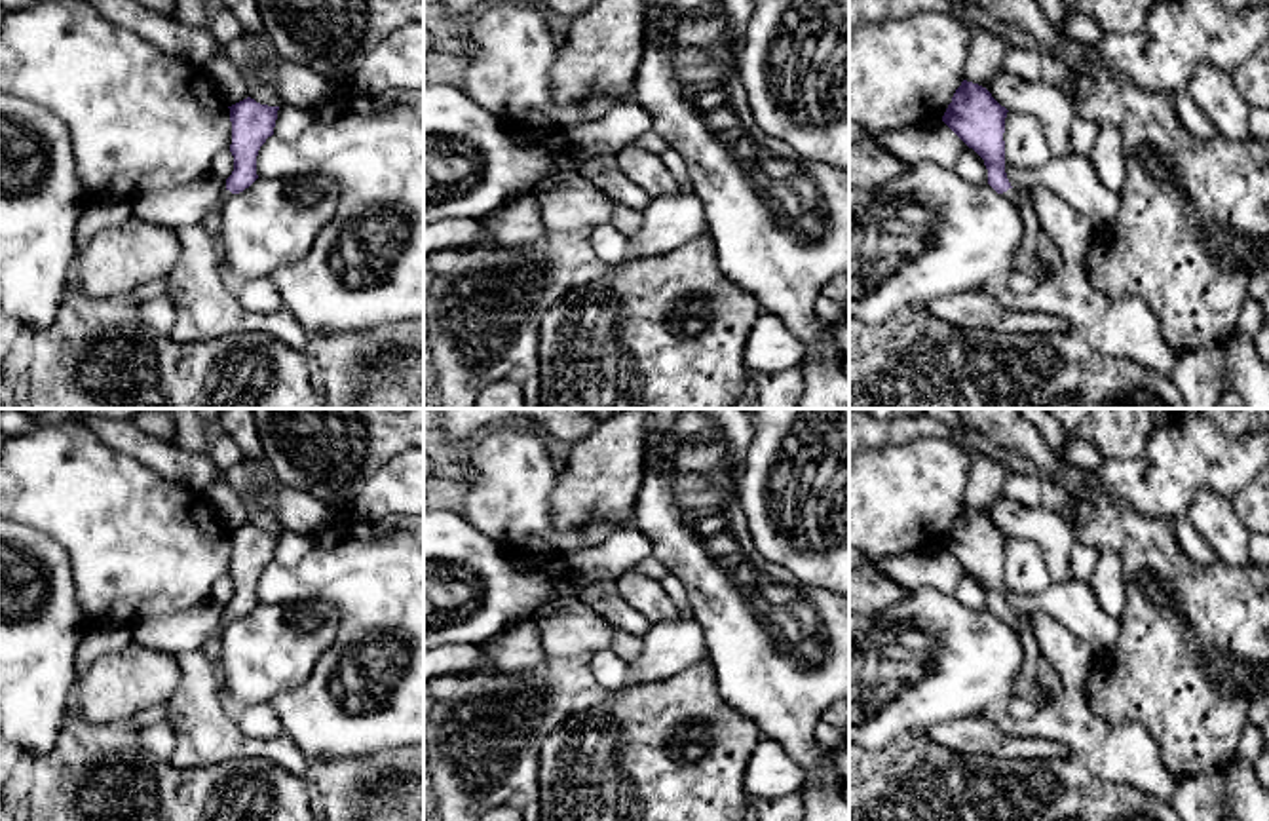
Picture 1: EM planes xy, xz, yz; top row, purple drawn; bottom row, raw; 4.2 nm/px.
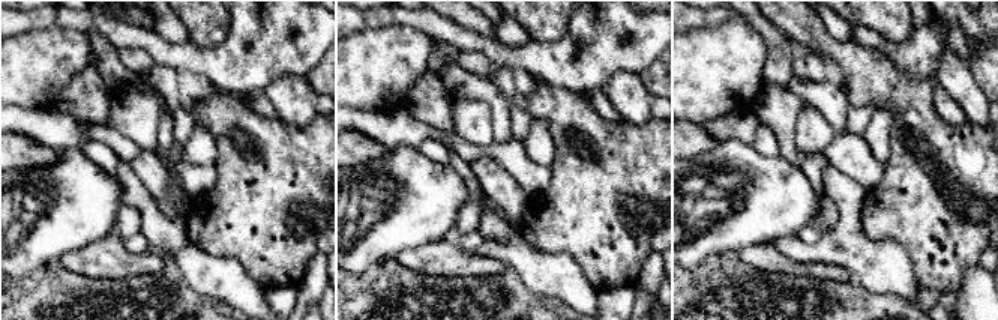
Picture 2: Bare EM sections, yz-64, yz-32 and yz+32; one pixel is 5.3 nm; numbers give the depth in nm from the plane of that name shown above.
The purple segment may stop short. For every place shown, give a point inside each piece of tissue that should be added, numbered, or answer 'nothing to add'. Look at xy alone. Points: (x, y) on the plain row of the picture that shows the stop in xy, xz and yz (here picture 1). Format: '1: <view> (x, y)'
1: xy (211, 649)

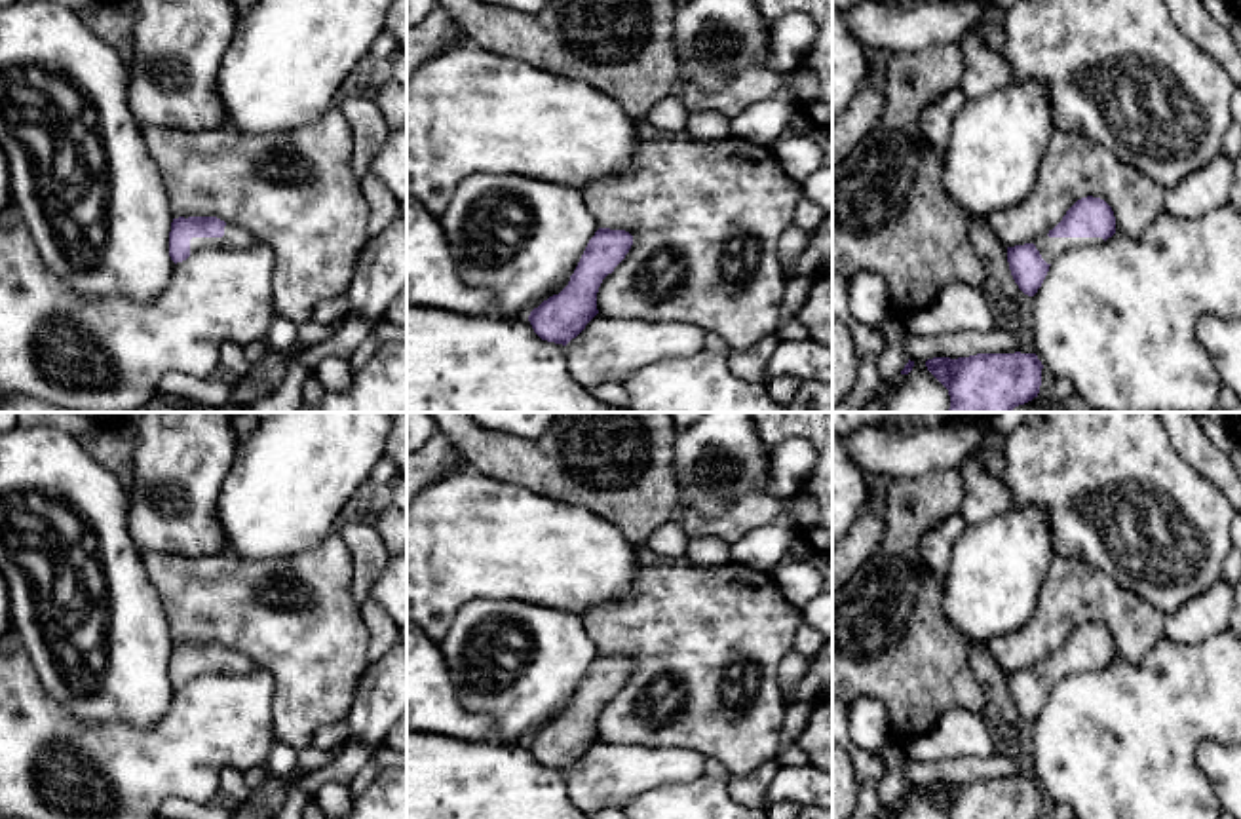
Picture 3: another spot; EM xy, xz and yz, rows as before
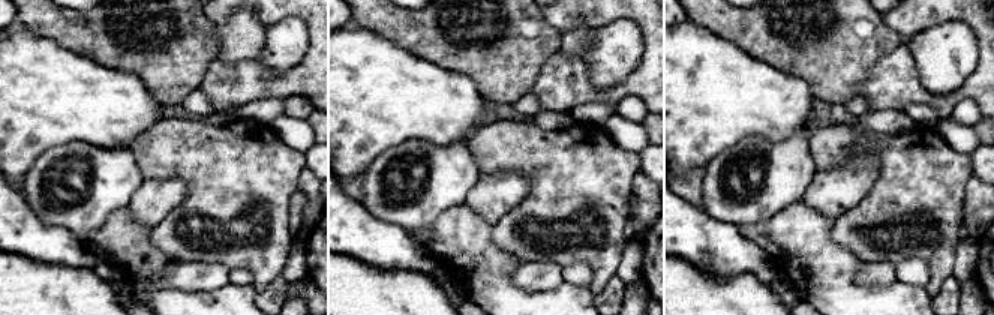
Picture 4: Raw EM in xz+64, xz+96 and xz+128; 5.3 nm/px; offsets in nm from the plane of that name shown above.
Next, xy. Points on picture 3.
1: xy (234, 664)

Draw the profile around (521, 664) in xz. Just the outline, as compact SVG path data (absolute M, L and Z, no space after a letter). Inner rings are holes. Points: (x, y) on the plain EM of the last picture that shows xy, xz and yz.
M469 600L439 642L458 701L494 718L494 743L521 741L559 720L599 656L583 616L525 600Z

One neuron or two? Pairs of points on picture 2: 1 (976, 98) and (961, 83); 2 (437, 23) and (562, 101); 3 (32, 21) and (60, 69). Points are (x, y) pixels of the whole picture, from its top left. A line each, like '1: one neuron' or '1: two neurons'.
1: one neuron
2: two neurons
3: two neurons

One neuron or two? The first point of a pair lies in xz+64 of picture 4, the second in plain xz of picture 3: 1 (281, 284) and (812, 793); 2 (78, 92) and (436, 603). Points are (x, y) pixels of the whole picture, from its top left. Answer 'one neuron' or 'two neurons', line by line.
1: two neurons
2: one neuron

